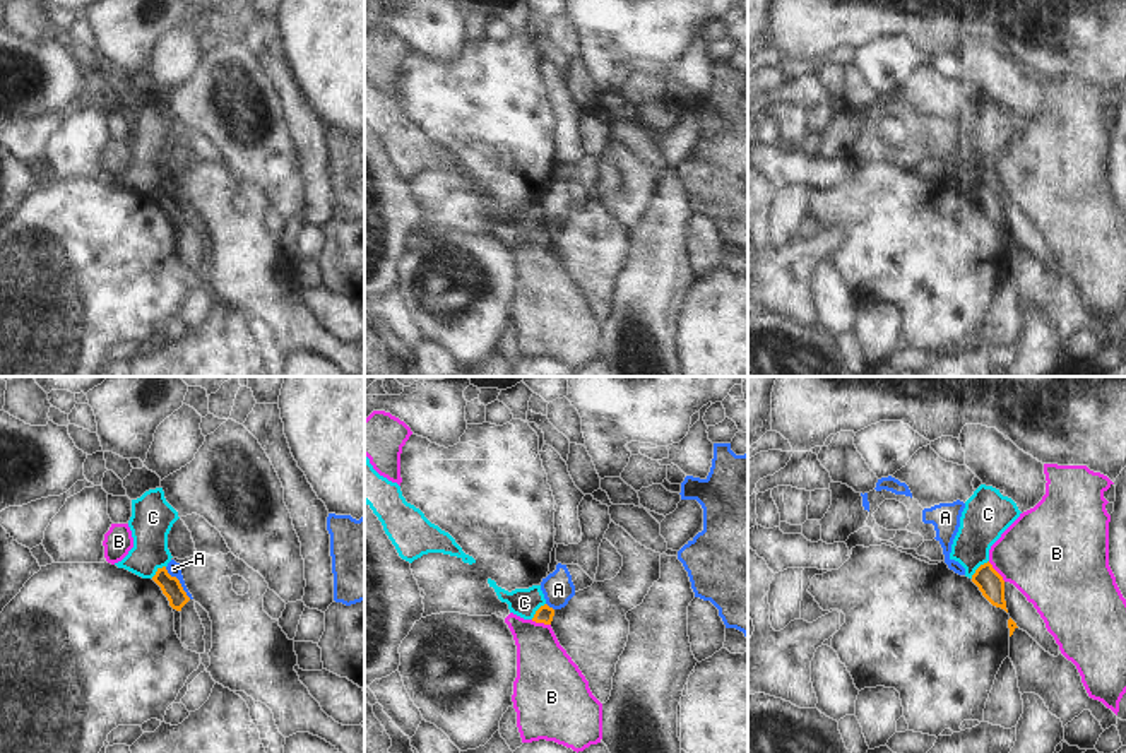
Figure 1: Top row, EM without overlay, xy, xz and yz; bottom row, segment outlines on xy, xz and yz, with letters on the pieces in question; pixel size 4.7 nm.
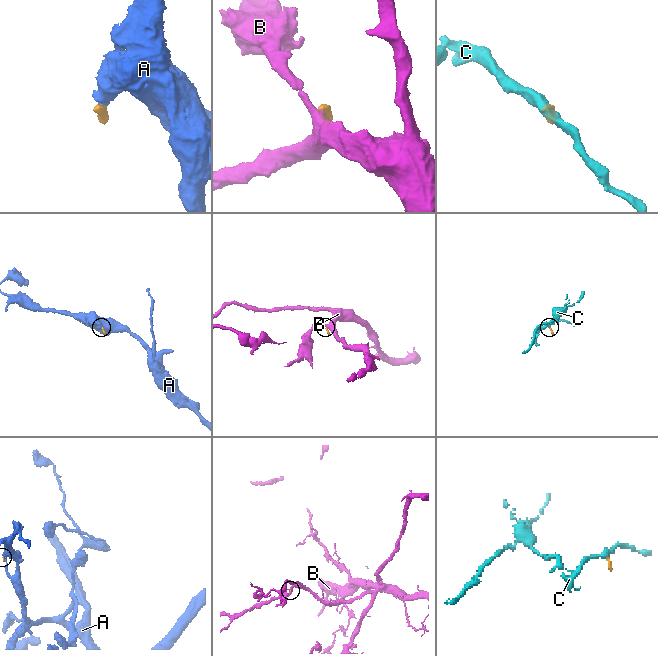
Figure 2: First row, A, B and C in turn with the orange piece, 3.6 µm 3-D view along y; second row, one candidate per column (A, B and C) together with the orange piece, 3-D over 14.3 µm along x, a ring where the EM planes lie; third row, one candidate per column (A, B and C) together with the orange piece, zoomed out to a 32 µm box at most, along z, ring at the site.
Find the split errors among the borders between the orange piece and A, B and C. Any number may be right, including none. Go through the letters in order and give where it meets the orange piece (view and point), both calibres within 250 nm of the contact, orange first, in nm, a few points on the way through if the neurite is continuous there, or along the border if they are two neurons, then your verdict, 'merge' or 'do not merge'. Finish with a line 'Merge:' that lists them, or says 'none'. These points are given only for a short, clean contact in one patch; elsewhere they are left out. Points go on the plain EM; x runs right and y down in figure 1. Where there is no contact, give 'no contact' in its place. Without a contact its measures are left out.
A: contact xy (178, 199); calibres 90 and 70 nm; border xy (165, 183), (190, 214); do not merge
B: contact yz (996, 189); calibres 120 and 420 nm; border yz (988, 178), (1005, 197); do not merge
C: contact yz (977, 185); calibres 120 and 220 nm; border yz (988, 177), (971, 194); do not merge
Merge: none

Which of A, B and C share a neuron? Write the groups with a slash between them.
A / B / C

